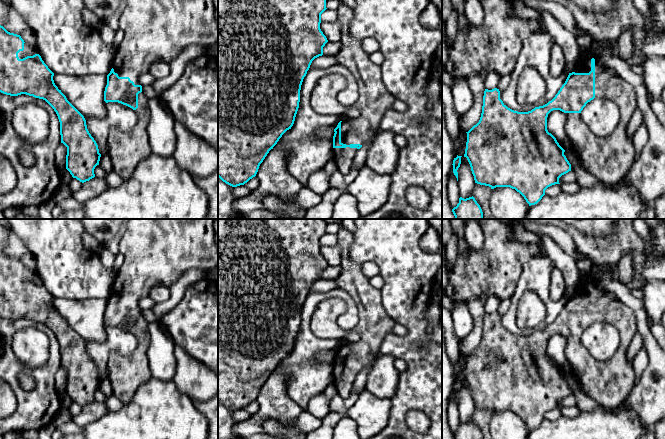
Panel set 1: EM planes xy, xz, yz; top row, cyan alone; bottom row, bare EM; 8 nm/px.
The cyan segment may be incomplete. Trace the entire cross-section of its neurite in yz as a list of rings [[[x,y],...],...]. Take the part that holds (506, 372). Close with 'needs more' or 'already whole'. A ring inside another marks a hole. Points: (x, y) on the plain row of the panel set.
[[[593,271],[589,277],[581,279],[573,296],[569,297],[555,321],[547,328],[535,331],[528,336],[518,336],[508,332],[500,323],[499,313],[485,313],[480,344],[466,356],[467,366],[464,381],[467,382],[470,388],[475,407],[489,410],[491,413],[496,411],[515,413],[524,421],[529,430],[537,428],[545,419],[545,414],[548,411],[560,408],[559,402],[571,395],[571,388],[564,379],[565,374],[547,354],[547,341],[553,334],[560,334],[567,340],[565,355],[571,368],[570,375],[577,380],[587,396],[607,408],[614,408],[627,400],[635,383],[633,363],[629,363],[627,349],[634,335],[638,332],[637,317],[634,311],[614,293],[603,290],[599,286],[598,280],[599,276]],[[595,321],[610,323],[620,332],[621,342],[619,348],[607,362],[595,360],[581,343],[581,335]]]; needs more

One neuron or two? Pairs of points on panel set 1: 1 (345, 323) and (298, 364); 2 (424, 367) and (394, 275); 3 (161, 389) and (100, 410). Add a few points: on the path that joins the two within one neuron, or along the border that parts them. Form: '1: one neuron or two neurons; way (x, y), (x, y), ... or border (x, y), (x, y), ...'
1: one neuron; way (341, 294), (321, 296), (308, 308), (305, 334)
2: one neuron; way (417, 344), (417, 326), (407, 306), (406, 298)
3: two neurons; border (108, 412), (87, 425)

